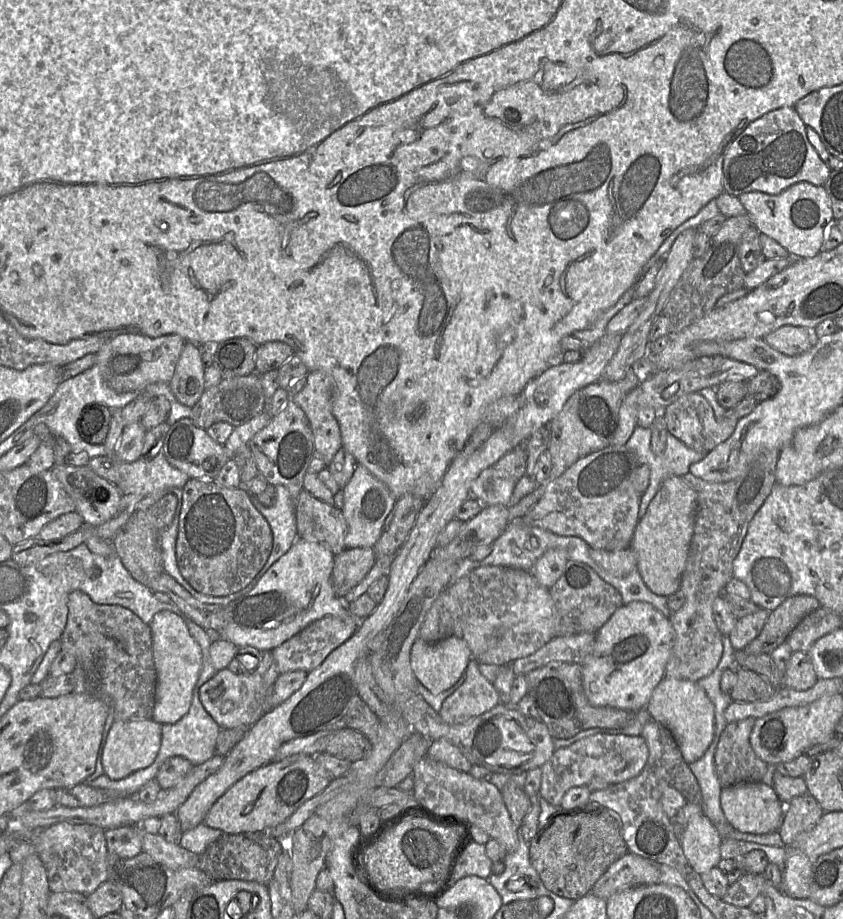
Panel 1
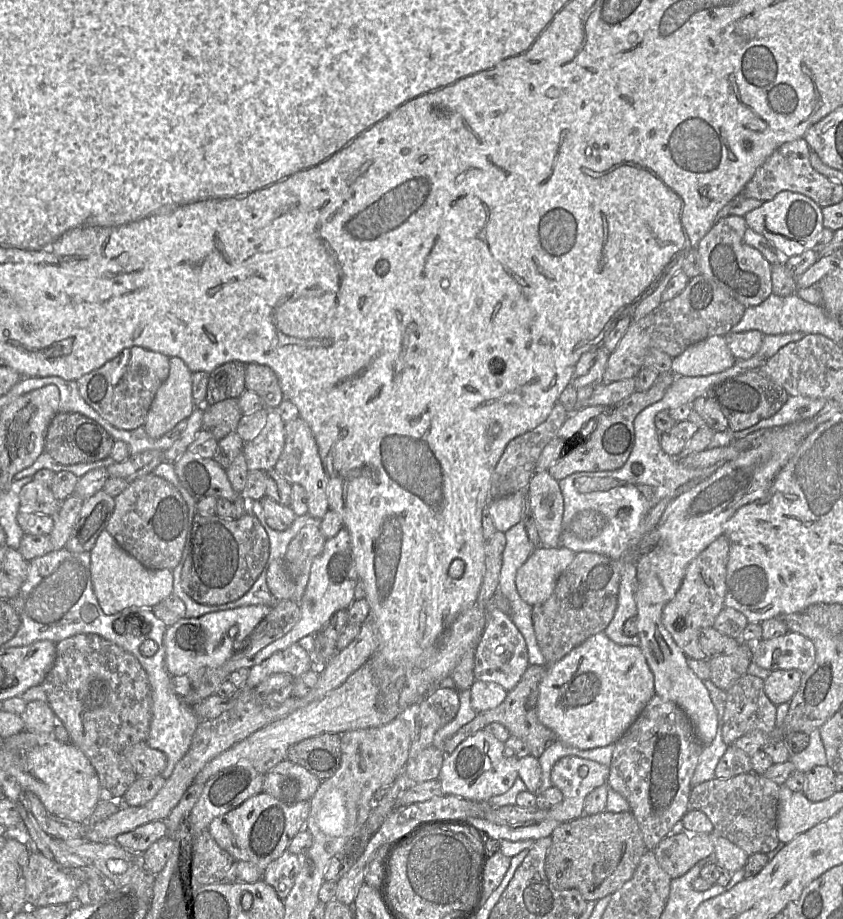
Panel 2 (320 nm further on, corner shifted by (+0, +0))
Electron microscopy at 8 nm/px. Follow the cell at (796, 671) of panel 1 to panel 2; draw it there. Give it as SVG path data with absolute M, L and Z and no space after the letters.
M796 669L772 671L764 680L764 691L776 706L788 703L798 691L802 675Z

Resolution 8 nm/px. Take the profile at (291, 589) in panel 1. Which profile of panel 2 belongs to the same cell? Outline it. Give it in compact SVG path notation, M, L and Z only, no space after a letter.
M264 605L242 606L197 618L182 618L168 626L163 637L168 672L172 676L185 675L190 679L192 688L198 687L199 679L207 669L221 666L245 645L270 609Z

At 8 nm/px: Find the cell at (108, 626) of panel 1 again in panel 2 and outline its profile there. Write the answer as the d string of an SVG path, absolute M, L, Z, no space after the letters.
M76 634L74 636L68 637L56 643L56 656L54 663L47 673L45 679L41 683L44 689L48 703L52 708L57 719L59 719L70 736L70 743L77 746L89 759L99 779L99 802L109 802L110 800L122 800L123 795L130 787L130 785L135 781L137 775L134 772L134 768L129 760L126 758L126 750L130 747L138 744L145 743L145 740L149 734L150 723L152 719L152 695L151 688L148 681L147 673L137 660L135 656L123 650L116 644L102 638L97 634Z

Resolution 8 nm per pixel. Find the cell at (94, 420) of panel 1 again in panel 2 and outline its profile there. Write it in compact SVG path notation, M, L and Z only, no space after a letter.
M57 412L47 429L44 451L63 465L109 461L114 441L112 436L91 418L75 412Z

